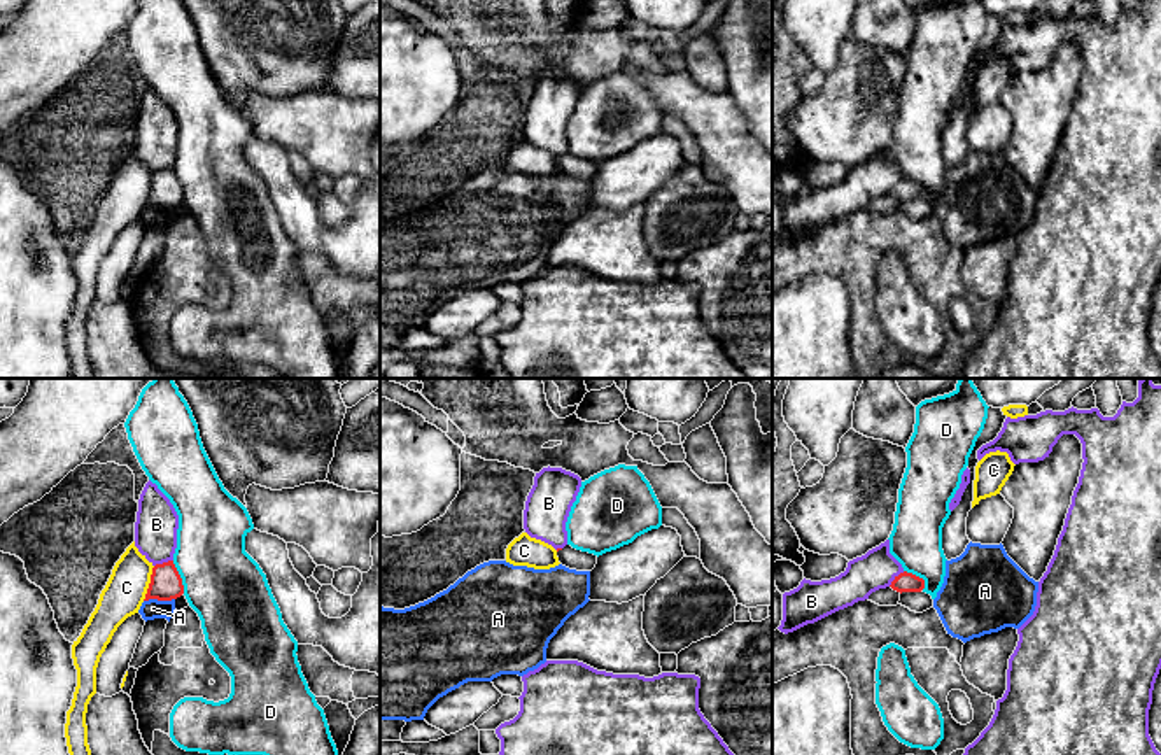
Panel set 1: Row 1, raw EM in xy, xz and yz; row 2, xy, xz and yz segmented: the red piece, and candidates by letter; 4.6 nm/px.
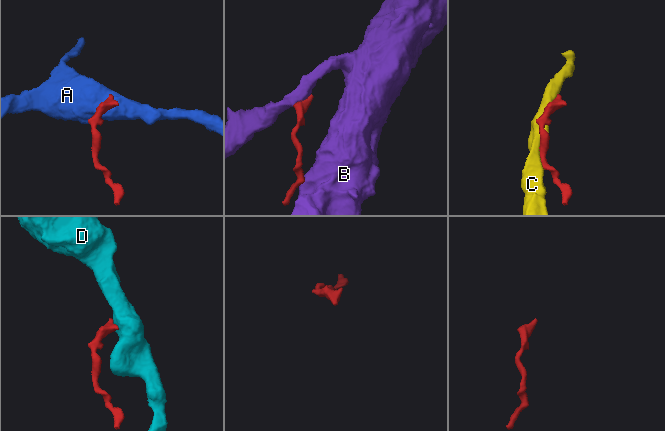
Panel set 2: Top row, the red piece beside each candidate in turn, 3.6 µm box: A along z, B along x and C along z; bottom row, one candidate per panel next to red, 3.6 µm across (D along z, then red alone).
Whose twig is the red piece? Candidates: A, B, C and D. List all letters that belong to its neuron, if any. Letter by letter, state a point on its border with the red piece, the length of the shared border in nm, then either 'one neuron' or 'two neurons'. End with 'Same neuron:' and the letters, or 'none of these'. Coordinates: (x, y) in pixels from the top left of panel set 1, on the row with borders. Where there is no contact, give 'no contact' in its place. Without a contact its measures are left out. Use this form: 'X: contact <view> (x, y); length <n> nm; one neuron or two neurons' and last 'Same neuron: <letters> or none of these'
A: contact xy (158, 599); length 140 nm; two neurons
B: contact xy (163, 563); length 90 nm; two neurons
C: contact xy (149, 584); length 170 nm; two neurons
D: contact xy (179, 577); length 160 nm; two neurons
Same neuron: none of these

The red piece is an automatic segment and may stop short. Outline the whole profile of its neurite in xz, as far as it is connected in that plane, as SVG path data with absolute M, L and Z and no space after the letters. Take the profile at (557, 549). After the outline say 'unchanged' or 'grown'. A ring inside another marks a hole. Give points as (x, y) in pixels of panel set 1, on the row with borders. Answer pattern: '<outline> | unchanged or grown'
M571 545L557 548L557 557L562 566L576 571L592 571L597 564L597 555L576 550Z | grown

